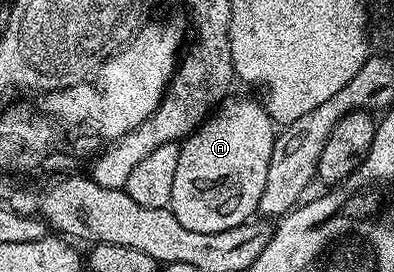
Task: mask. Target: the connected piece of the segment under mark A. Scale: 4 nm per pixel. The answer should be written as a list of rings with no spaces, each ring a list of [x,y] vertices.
[[[225,99],[180,146],[168,208],[192,232],[222,232],[241,226],[259,209],[276,128],[259,101]]]

